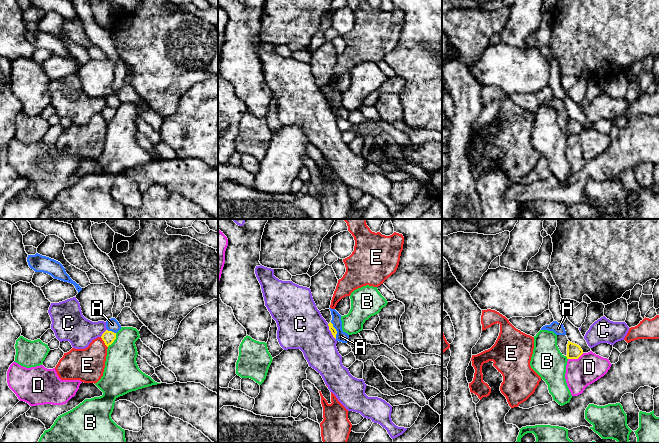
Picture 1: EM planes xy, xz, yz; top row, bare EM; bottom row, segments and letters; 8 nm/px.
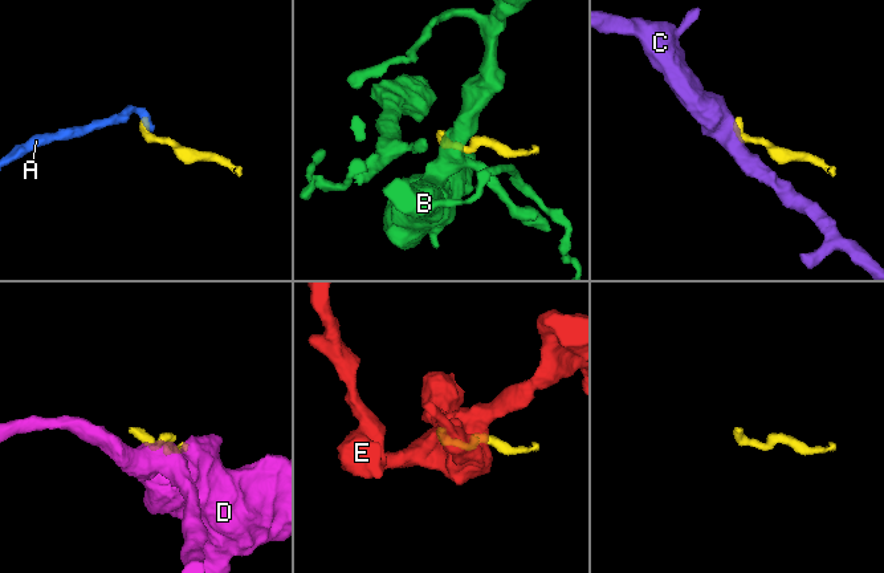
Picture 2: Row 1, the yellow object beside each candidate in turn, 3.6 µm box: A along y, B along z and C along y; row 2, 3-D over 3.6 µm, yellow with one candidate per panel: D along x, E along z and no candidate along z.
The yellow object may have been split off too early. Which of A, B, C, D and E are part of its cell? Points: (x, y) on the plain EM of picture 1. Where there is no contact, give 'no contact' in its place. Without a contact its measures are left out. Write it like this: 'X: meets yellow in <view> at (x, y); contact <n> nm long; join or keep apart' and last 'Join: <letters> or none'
A: meets yellow in xz at (335, 106); contact 140 nm long; keep apart
B: meets yellow in xy at (114, 115); contact 130 nm long; keep apart
C: meets yellow in xz at (331, 108); contact 140 nm long; keep apart
D: meets yellow in yz at (575, 134); contact 140 nm long; keep apart
E: meets yellow in xy at (104, 118); contact 110 nm long; keep apart
Join: none

